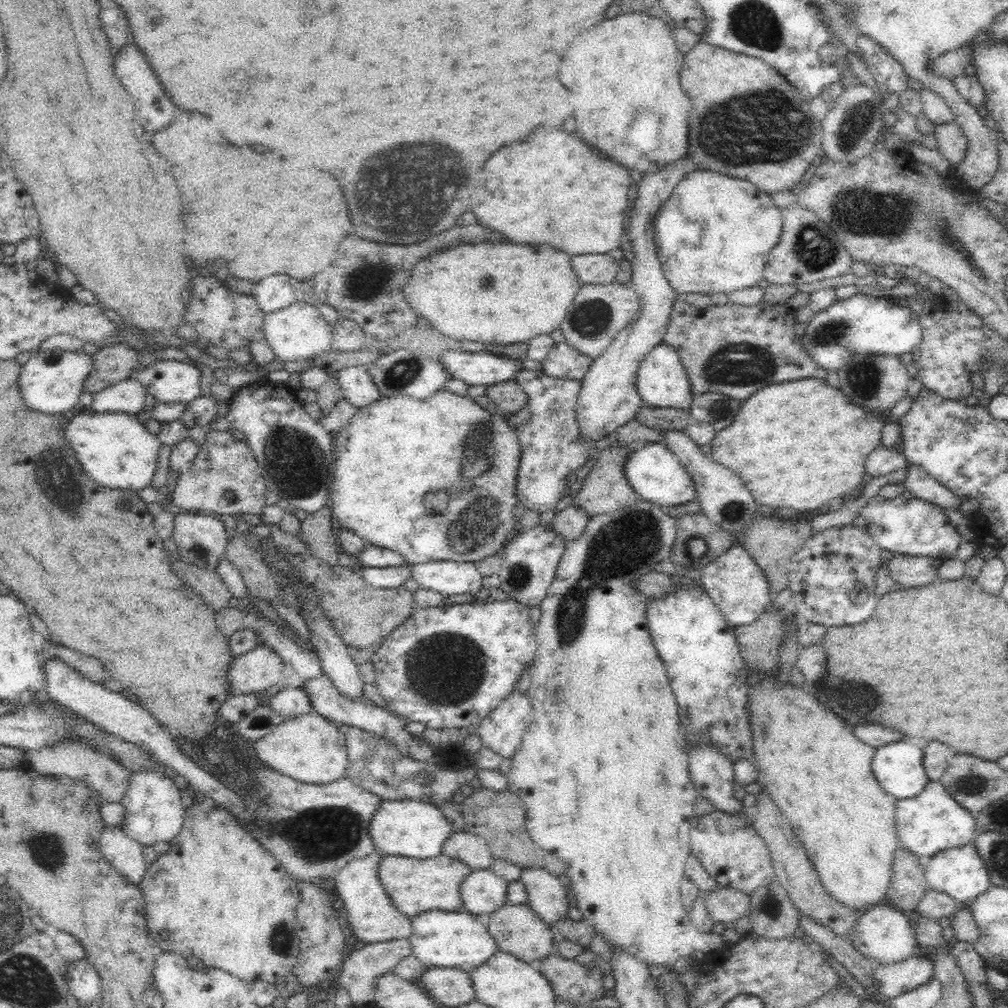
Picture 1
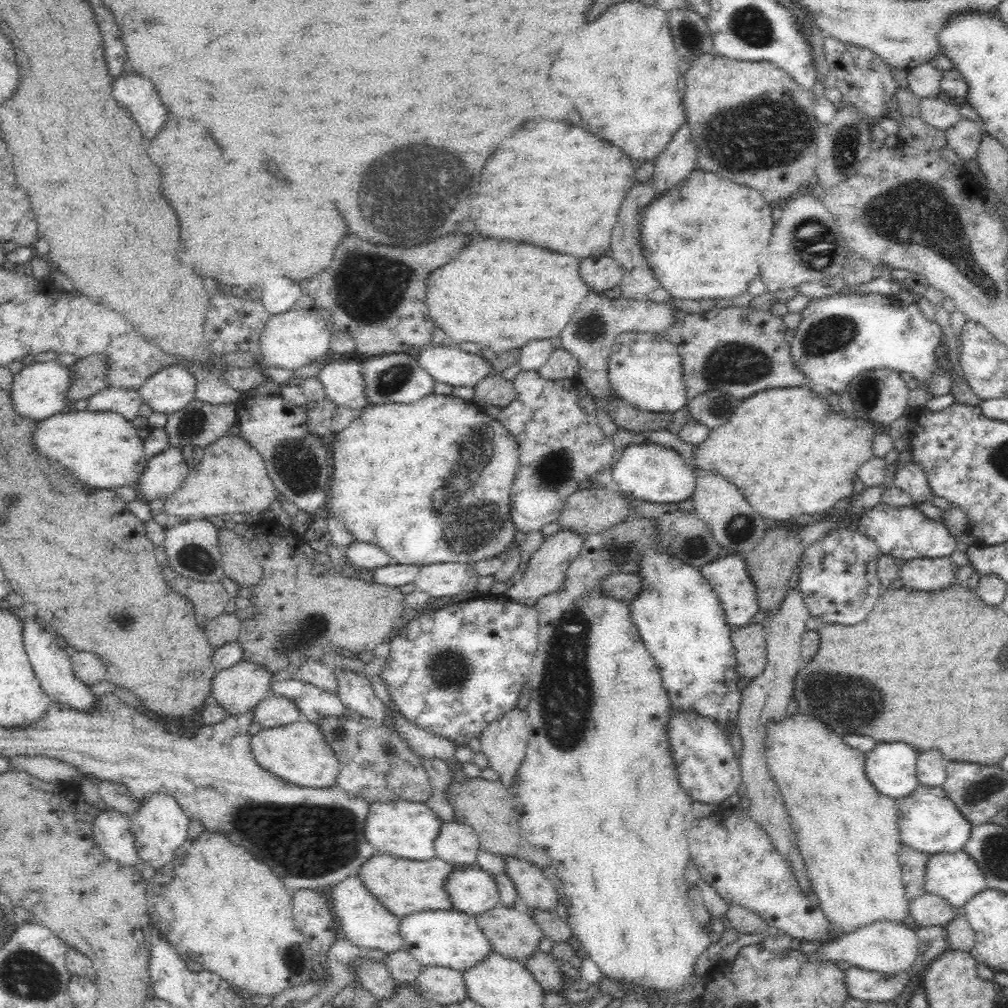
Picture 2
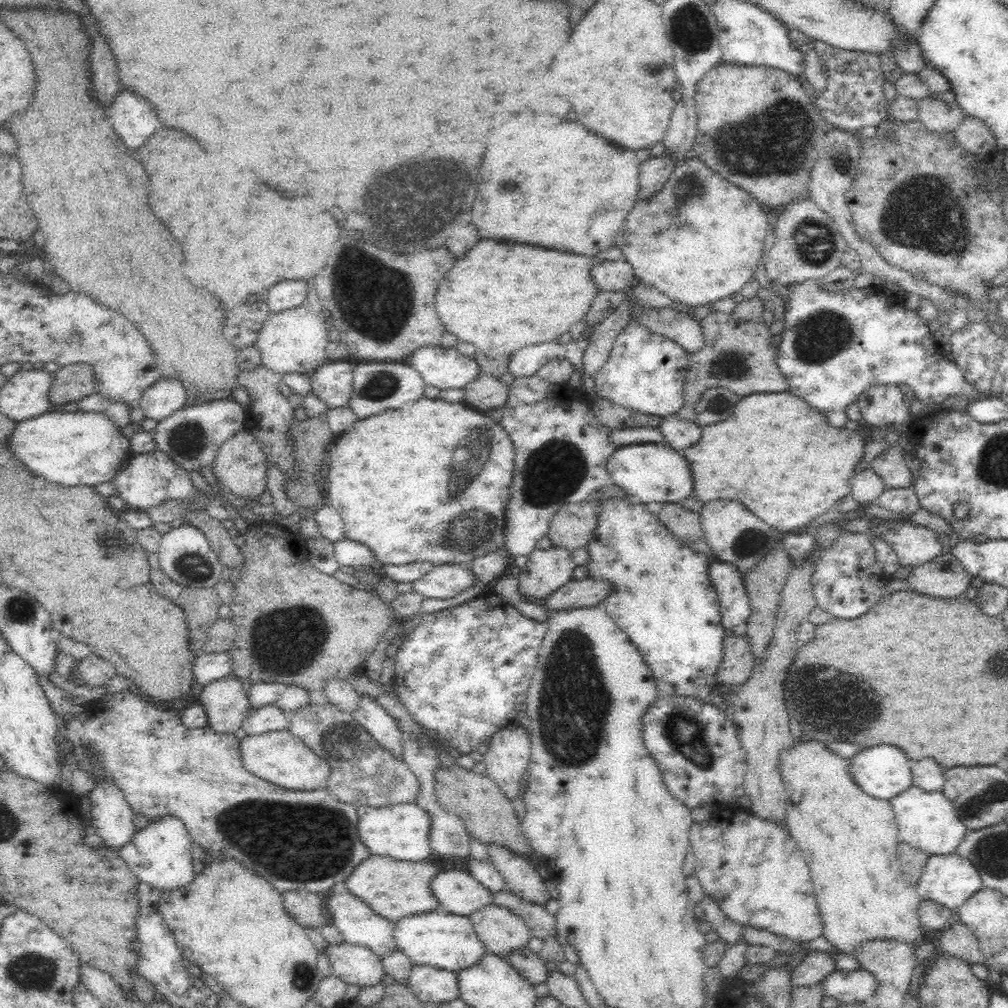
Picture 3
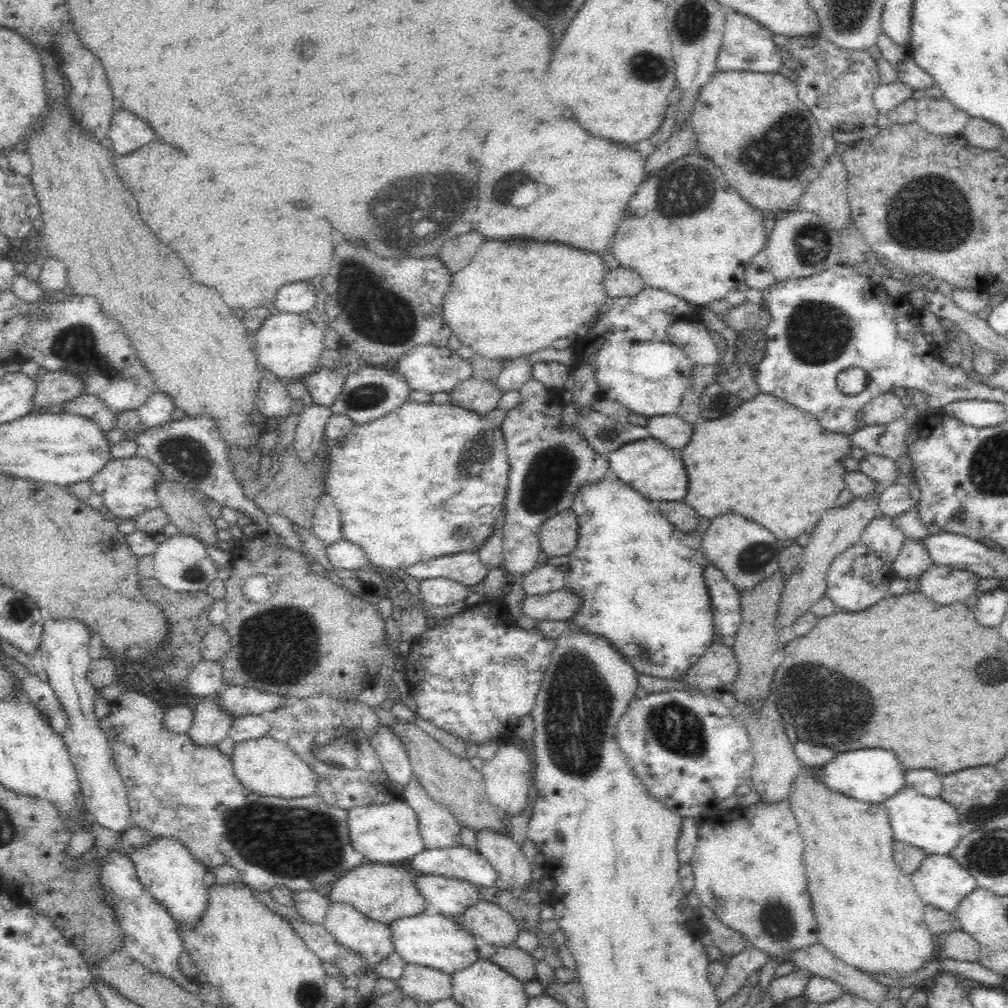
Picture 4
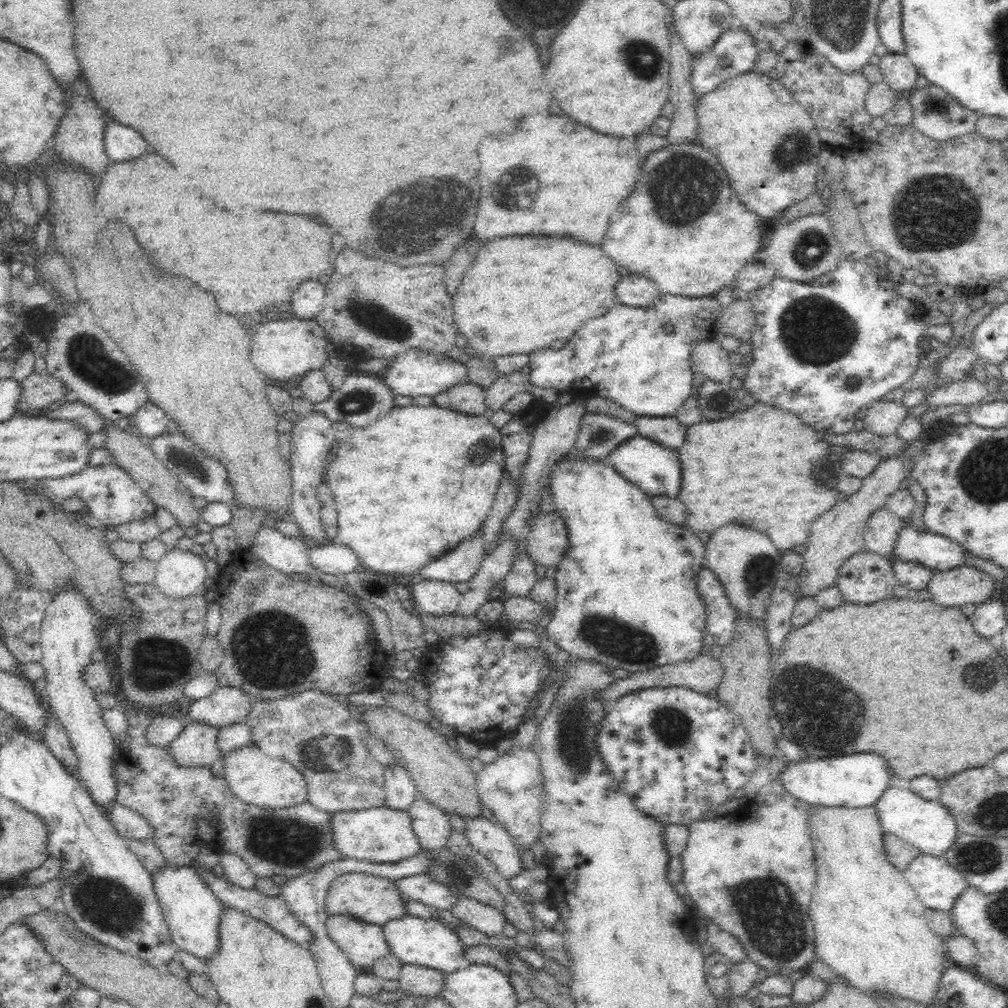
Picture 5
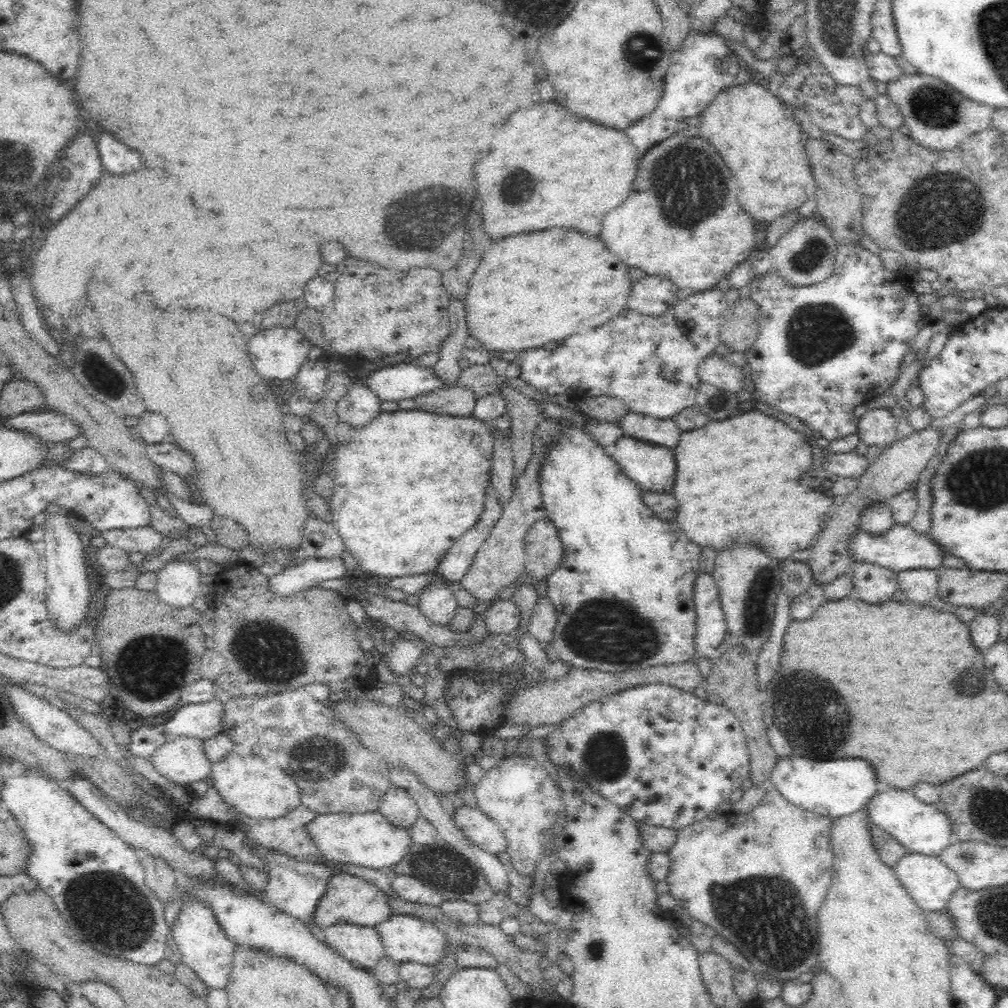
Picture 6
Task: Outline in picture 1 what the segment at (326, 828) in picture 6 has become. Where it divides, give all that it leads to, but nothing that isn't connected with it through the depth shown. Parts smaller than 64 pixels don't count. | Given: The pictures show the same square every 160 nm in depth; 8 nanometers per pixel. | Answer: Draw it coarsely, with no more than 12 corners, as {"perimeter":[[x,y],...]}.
{"perimeter":[[381,801],[376,852],[439,856],[452,831],[437,805]]}

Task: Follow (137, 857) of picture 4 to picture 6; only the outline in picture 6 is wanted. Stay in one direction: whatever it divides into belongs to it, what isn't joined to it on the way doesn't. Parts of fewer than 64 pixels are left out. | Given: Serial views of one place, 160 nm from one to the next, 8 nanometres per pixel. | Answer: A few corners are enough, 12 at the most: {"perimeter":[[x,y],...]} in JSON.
{"perimeter":[[184,900],[172,930],[179,961],[225,990],[235,947],[210,907]]}

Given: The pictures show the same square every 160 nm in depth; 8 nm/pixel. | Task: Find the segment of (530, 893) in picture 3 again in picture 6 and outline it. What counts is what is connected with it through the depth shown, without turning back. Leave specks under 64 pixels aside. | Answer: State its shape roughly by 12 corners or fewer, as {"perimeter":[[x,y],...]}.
{"perimeter":[[454,808],[452,820],[471,844],[505,851],[500,827],[478,808]]}

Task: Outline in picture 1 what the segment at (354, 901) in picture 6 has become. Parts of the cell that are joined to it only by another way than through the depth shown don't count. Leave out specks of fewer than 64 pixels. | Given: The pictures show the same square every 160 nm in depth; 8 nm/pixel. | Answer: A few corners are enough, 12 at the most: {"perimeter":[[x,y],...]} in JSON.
{"perimeter":[[443,855],[382,856],[378,879],[411,918],[463,907],[472,868]]}

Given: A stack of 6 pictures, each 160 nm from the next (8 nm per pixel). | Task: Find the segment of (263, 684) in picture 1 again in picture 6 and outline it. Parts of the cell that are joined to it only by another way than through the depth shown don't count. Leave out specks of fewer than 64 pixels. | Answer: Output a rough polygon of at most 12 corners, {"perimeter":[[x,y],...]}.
{"perimeter":[[173,738],[149,758],[181,787],[210,777],[203,741]]}

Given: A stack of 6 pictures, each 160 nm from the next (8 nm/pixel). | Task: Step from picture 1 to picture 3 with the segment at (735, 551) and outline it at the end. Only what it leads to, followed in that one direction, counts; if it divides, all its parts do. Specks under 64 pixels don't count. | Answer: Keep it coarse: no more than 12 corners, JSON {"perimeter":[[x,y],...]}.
{"perimeter":[[730,563],[709,564],[725,629],[744,623],[750,603],[743,576]]}

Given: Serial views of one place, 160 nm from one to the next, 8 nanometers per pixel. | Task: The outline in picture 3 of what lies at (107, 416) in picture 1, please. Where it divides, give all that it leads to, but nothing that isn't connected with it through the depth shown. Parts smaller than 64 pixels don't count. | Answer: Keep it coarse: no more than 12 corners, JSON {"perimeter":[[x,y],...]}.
{"perimeter":[[97,412],[16,421],[10,452],[71,487],[108,482],[128,438]]}

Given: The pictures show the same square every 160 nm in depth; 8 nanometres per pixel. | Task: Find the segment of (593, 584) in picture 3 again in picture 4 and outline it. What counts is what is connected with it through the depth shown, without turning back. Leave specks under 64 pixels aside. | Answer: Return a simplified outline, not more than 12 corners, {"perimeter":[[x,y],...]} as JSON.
{"perimeter":[[568,589],[525,595],[522,613],[538,622],[568,621],[582,599]]}

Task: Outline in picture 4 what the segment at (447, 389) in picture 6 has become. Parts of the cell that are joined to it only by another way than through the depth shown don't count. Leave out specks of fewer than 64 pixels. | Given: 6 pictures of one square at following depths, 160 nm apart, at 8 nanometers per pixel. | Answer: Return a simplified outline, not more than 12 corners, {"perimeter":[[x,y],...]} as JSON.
{"perimeter":[[461,380],[448,403],[485,415],[502,391],[494,380]]}

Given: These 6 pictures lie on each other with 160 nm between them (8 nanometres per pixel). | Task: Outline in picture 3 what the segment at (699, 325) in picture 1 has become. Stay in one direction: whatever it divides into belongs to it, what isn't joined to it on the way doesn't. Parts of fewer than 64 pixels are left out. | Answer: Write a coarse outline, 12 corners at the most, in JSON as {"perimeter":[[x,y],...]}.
{"perimeter":[[712,311],[704,346],[687,356],[684,406],[701,394],[786,390],[763,322]]}

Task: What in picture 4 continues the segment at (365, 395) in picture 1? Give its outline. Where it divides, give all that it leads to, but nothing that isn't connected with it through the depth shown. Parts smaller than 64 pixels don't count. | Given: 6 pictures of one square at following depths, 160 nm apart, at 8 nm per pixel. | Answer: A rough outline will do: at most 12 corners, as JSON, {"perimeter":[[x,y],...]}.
{"perimeter":[[348,347],[338,370],[319,368],[302,381],[314,403],[329,407],[345,376],[364,364]]}

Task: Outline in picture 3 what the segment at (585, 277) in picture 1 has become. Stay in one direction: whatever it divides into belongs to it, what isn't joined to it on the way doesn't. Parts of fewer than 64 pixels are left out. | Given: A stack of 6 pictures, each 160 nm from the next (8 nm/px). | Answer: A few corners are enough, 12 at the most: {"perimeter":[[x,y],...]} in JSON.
{"perimeter":[[624,260],[600,262],[590,271],[600,292],[633,285],[633,267]]}

